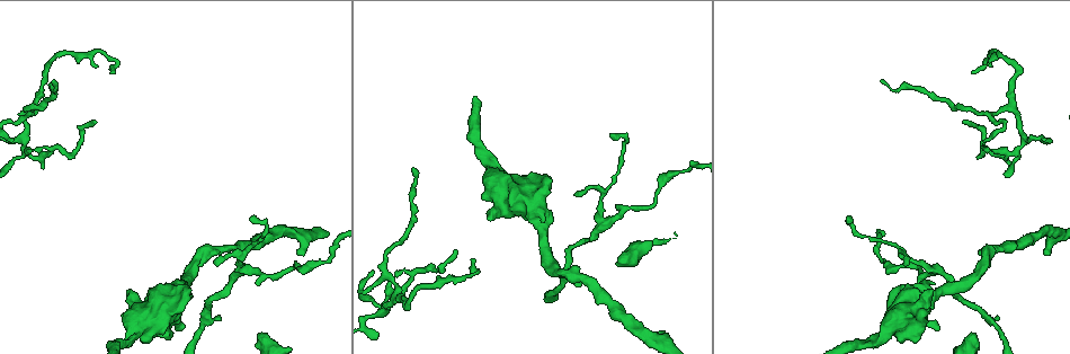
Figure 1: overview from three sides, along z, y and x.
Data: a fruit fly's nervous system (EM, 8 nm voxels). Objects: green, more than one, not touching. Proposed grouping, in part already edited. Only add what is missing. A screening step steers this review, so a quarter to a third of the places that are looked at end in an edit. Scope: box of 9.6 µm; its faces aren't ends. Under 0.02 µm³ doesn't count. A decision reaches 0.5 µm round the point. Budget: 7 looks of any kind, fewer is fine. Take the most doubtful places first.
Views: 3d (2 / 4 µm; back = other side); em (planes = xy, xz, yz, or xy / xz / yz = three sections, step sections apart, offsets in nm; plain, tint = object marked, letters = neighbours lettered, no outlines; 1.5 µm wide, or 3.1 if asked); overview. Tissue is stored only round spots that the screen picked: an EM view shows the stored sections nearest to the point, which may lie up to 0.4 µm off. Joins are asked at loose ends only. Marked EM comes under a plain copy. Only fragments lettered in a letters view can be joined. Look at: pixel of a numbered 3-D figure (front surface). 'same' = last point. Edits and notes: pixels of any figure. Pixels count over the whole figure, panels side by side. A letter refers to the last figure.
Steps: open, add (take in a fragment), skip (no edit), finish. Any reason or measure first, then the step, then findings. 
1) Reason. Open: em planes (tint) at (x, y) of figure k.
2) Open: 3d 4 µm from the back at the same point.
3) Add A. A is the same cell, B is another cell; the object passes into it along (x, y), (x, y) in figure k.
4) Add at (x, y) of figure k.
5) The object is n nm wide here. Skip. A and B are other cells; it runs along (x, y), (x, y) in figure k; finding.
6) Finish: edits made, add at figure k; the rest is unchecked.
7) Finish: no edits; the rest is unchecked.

Thin end. Open: em xz step 4 (letters) at (990, 66) of figure 1.

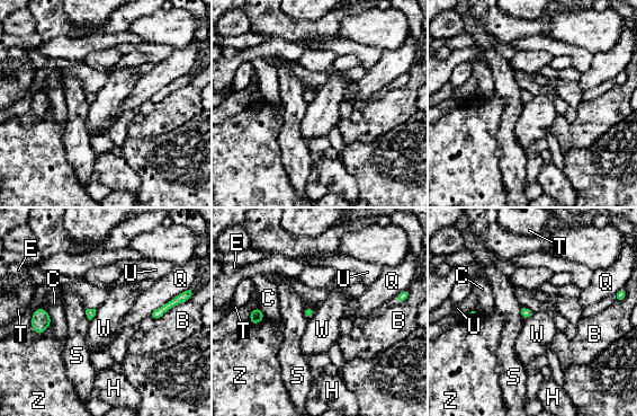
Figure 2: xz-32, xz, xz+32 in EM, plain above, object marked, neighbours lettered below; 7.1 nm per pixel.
Open: em xy step 8 (letters) at the same point.

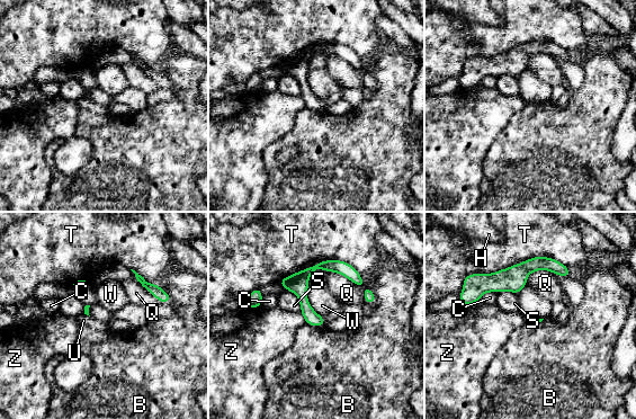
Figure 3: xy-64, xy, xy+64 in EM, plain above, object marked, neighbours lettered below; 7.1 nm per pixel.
Skip. B, C, H, Q, S, T, U, W and Z are other cells; a border runs along (157, 284), (171, 297), (170, 302) in figure 3; none of them fits.

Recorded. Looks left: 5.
An open end. Open: em xy step 8 (tint) at (996, 317) of figure 1.

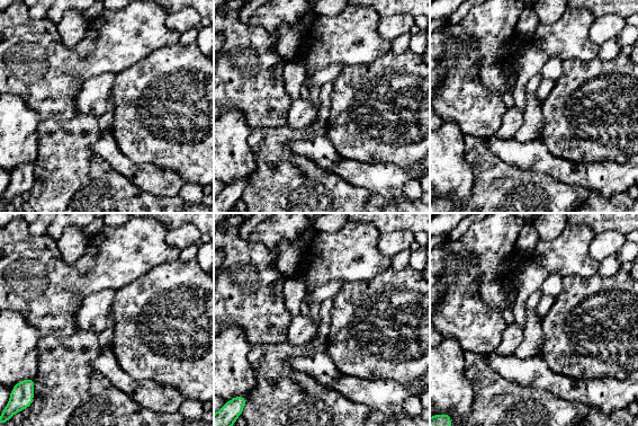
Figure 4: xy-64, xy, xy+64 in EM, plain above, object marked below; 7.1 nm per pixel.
Another direction. Open: em planes (letters) at the same point.

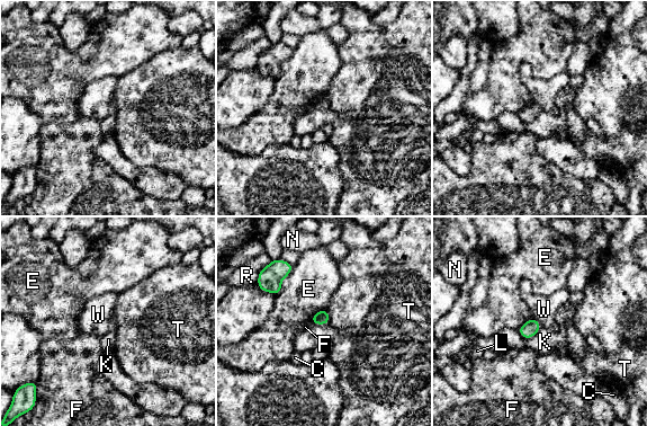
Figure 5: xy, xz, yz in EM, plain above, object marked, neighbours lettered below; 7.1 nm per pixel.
Skip. C, E, F, K, L, N, R, T and W are other cells; a border runs along (294, 266), (281, 281), (277, 295) in figure 5; no lettered fragment goes on from it.

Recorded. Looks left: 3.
Free end. Open: 3d 2 µm from the back at (610, 136) of figure 1.

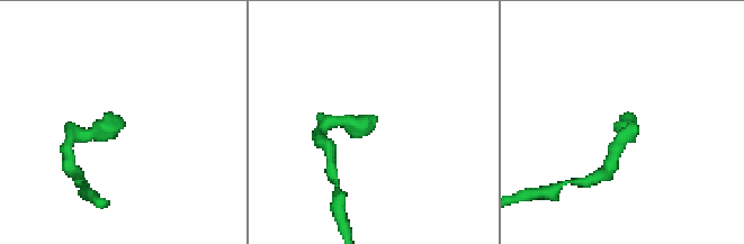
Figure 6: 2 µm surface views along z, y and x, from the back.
Open: em xy step 8 (letters) at (373, 116) of figure 6.

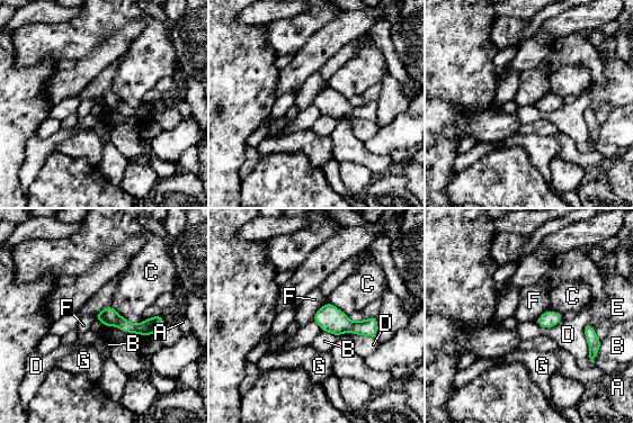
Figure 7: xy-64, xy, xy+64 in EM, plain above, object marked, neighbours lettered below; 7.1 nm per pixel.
Another direction. Open: em planes (letters) at the same point.

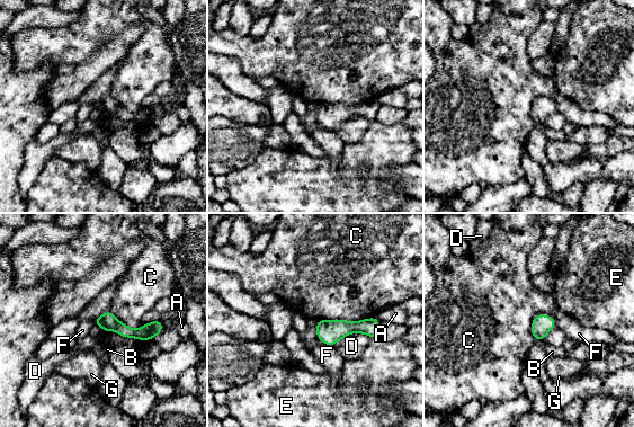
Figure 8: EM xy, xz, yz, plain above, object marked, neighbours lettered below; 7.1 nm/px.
Skip. A, B, C, D, E, F and G are other cells; it runs along (98, 321), (127, 332), (160, 327) in figure 8; no lettered fragment goes on from it.

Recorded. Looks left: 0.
Finish: no edits; the rest is unchecked.

